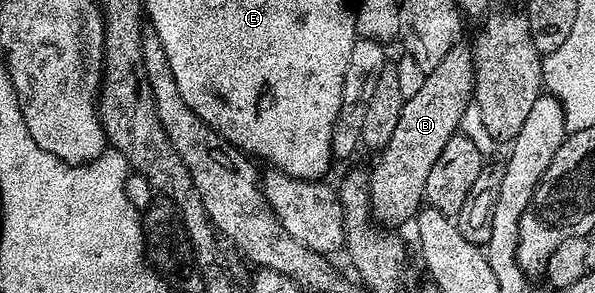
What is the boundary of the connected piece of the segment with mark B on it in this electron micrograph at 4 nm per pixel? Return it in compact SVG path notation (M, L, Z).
M459 45L450 50L448 57L444 57L444 61L436 65L436 69L426 72L424 85L412 97L406 99L404 109L400 109L400 122L396 124L388 145L380 148L379 155L382 156L379 157L374 172L369 172L370 214L381 226L387 229L402 229L398 227L404 226L409 219L411 222L422 210L426 198L428 173L432 170L432 165L436 165L436 160L440 158L444 145L448 145L453 135L459 134L464 113L473 102L474 53L469 46Z

